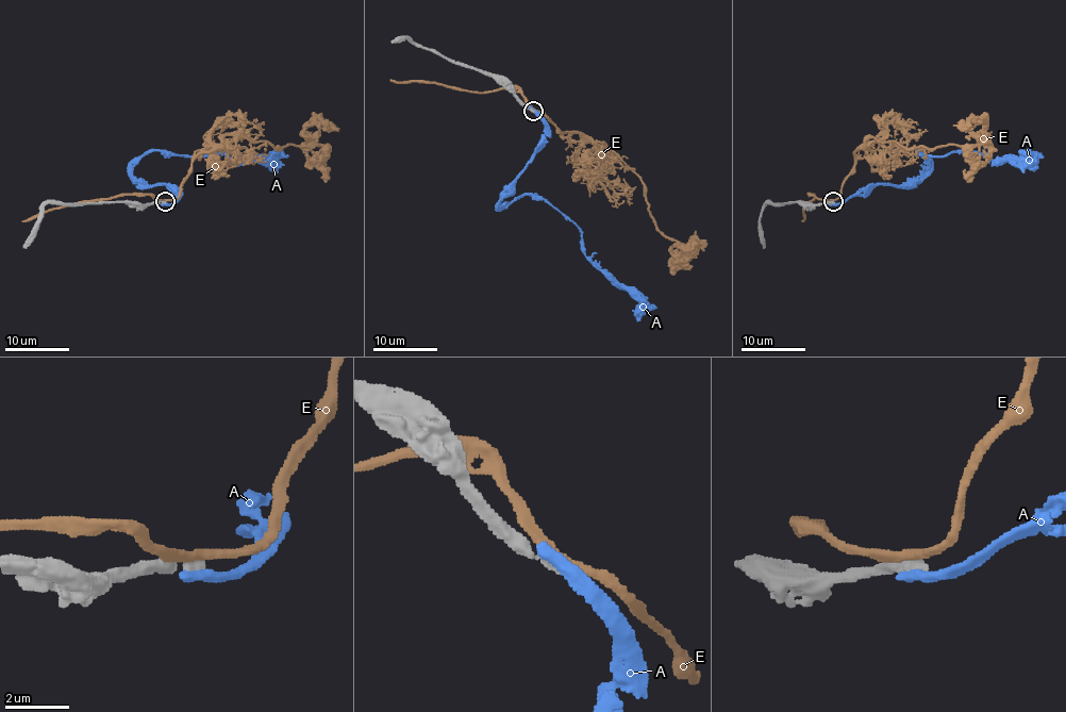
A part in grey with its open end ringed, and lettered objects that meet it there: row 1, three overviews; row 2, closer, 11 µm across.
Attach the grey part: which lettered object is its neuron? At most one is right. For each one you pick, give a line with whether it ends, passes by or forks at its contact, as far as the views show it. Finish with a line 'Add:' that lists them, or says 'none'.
Add: none

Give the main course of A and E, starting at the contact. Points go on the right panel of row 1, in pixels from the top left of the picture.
A: (832, 202), (881, 185), (909, 185), (922, 165), (916, 151), (1044, 155)
E: (831, 201), (869, 138), (905, 148), (965, 146), (978, 143), (982, 123), (963, 132)

